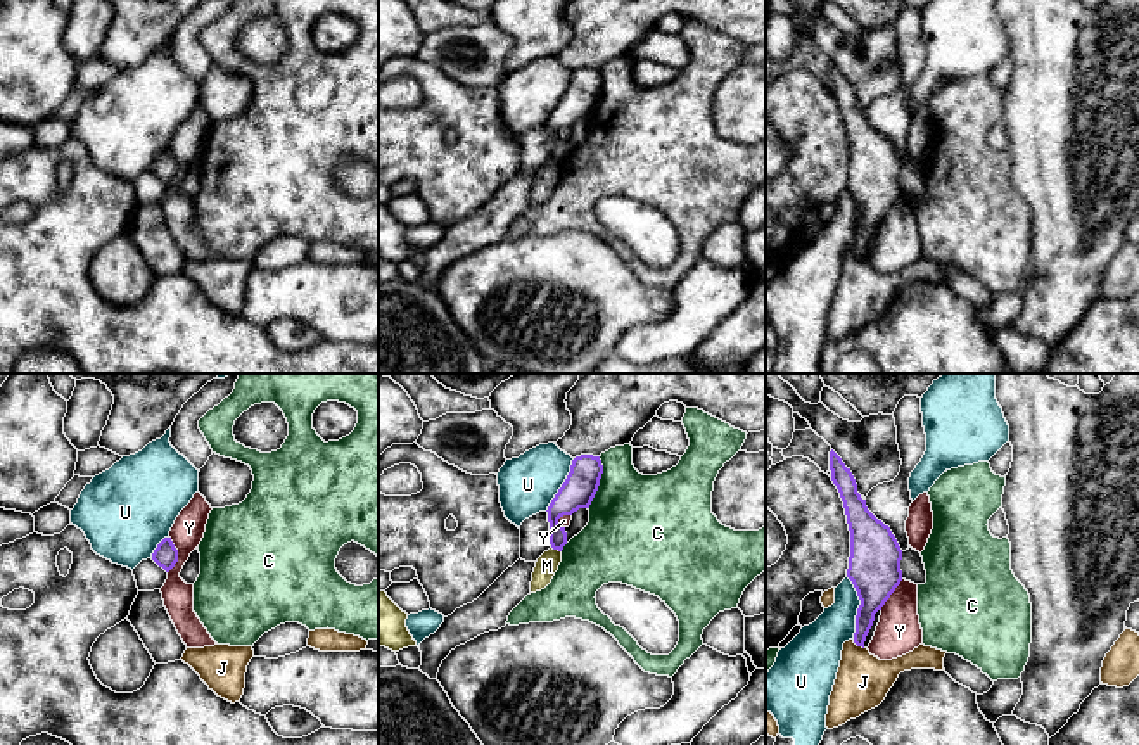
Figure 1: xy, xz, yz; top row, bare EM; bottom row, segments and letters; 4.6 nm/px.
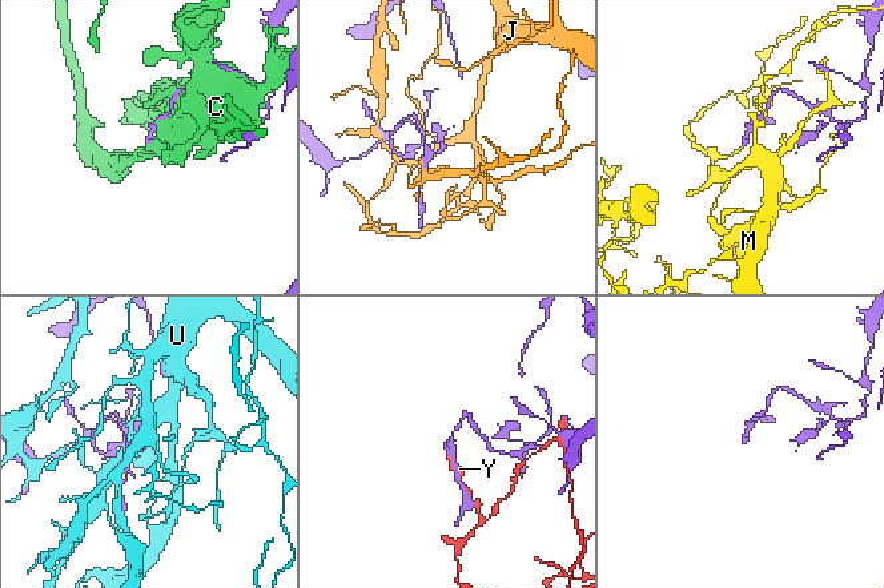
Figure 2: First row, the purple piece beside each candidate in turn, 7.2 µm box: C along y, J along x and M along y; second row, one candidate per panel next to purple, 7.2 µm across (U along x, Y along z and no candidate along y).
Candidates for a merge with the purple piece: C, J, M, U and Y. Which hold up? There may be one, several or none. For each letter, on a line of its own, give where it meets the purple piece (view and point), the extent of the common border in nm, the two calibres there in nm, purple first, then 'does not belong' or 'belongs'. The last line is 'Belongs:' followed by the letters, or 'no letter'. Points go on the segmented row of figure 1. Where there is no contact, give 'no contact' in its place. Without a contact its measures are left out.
C: xz (598, 483) | 260 nm | 160/440 nm | does not belong
J: yz (858, 645) | 70 nm | 130/260 nm | does not belong
M: xz (557, 548) | 50 nm | 140/100 nm | does not belong
U: yz (859, 607) | 300 nm | 240/200 nm | does not belong
Y: xy (177, 555) | 180 nm | 110/150 nm | belongs
Belongs: Y

